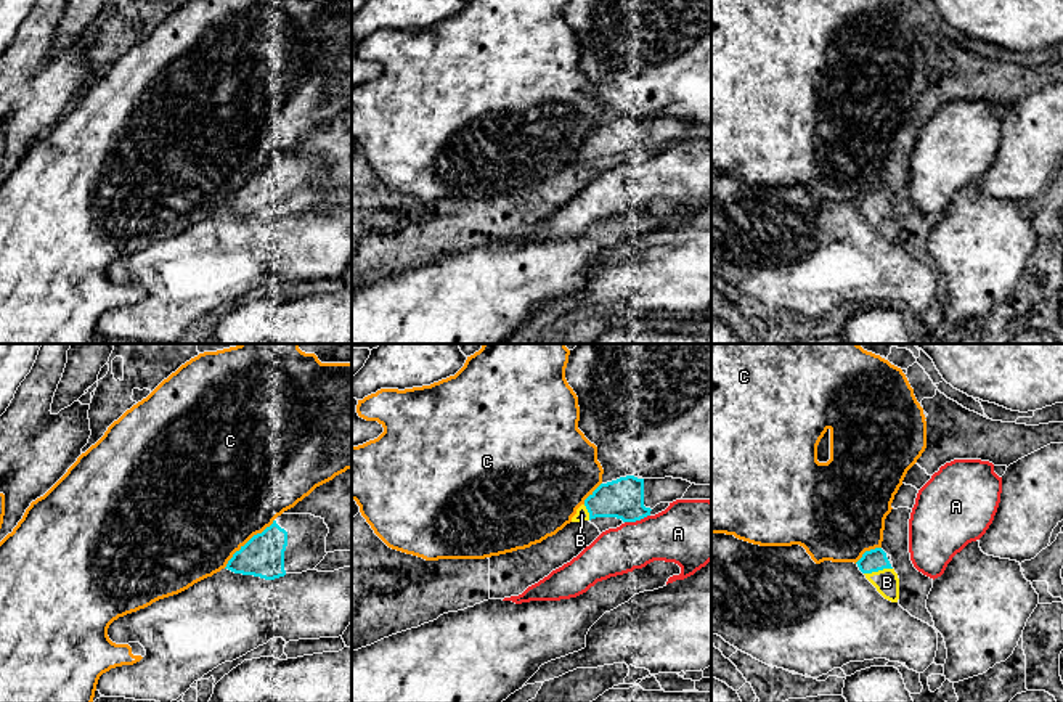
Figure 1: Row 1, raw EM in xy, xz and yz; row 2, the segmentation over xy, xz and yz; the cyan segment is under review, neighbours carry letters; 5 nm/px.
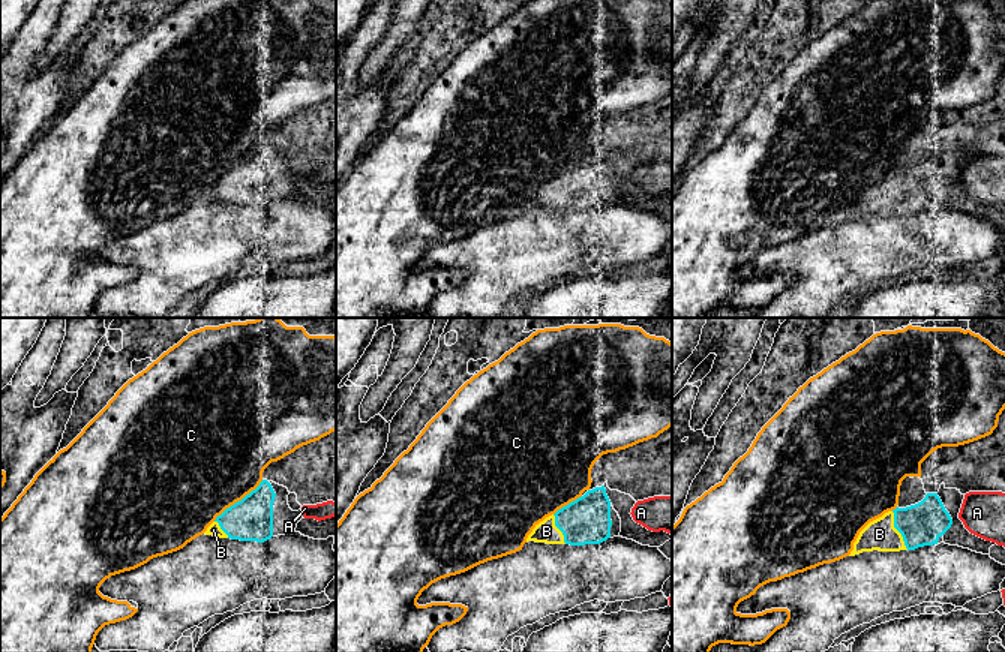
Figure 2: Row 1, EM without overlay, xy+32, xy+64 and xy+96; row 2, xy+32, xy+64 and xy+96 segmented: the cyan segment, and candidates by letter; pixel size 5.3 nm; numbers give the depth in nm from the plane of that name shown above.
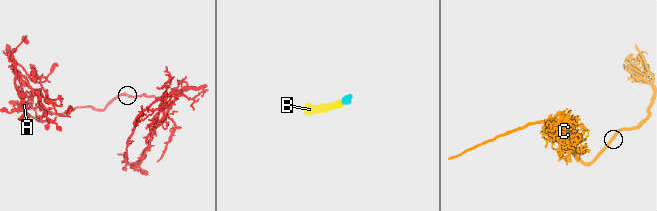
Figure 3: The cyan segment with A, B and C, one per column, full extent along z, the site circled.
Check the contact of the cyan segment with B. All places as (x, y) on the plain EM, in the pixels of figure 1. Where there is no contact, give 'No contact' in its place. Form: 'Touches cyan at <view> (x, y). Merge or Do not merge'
Touches cyan at yz (877, 211). Merge

